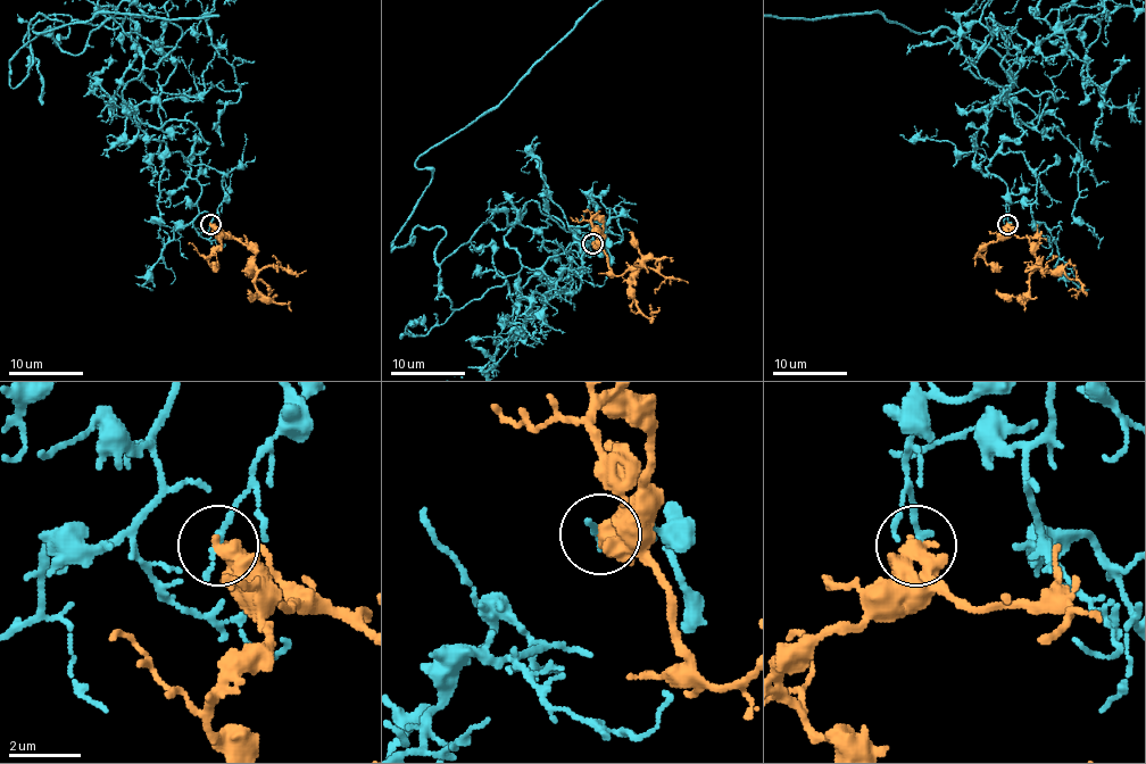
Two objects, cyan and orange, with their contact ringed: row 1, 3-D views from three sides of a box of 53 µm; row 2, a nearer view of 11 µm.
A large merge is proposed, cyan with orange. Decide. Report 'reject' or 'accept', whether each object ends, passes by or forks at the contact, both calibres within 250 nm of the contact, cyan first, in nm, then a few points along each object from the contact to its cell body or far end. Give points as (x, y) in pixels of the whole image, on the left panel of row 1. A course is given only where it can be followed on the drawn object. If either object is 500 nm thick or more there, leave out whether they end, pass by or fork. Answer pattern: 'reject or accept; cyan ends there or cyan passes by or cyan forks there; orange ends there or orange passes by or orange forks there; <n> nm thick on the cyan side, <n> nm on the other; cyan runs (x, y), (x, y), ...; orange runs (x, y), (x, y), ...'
reject; 220 nm thick on the cyan side, 550 nm on the other; orange runs (210, 225), (225, 238), (241, 240), (254, 252), (250, 270), (272, 296), (277, 296)

